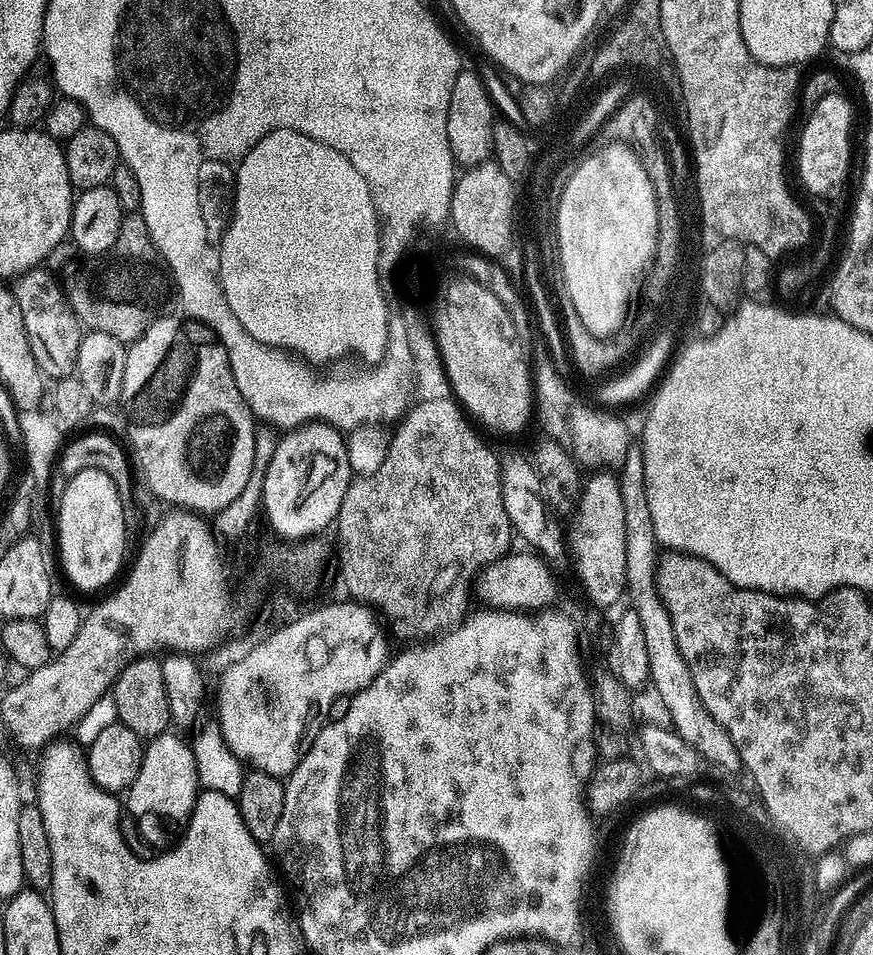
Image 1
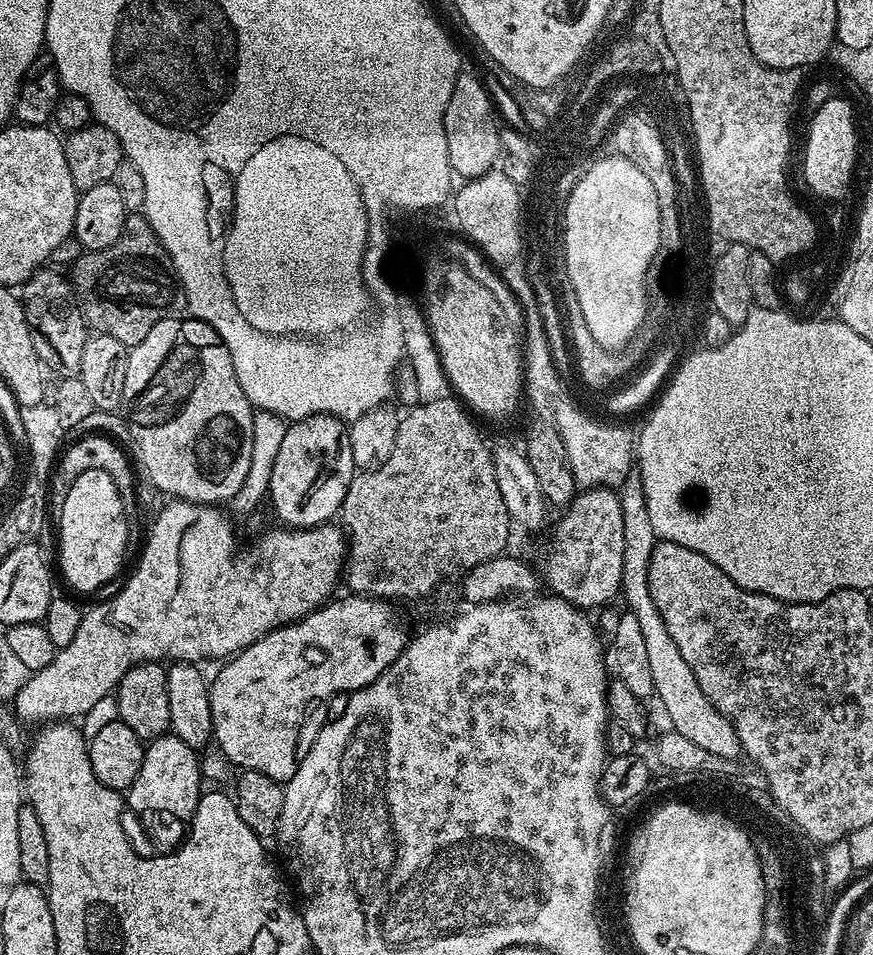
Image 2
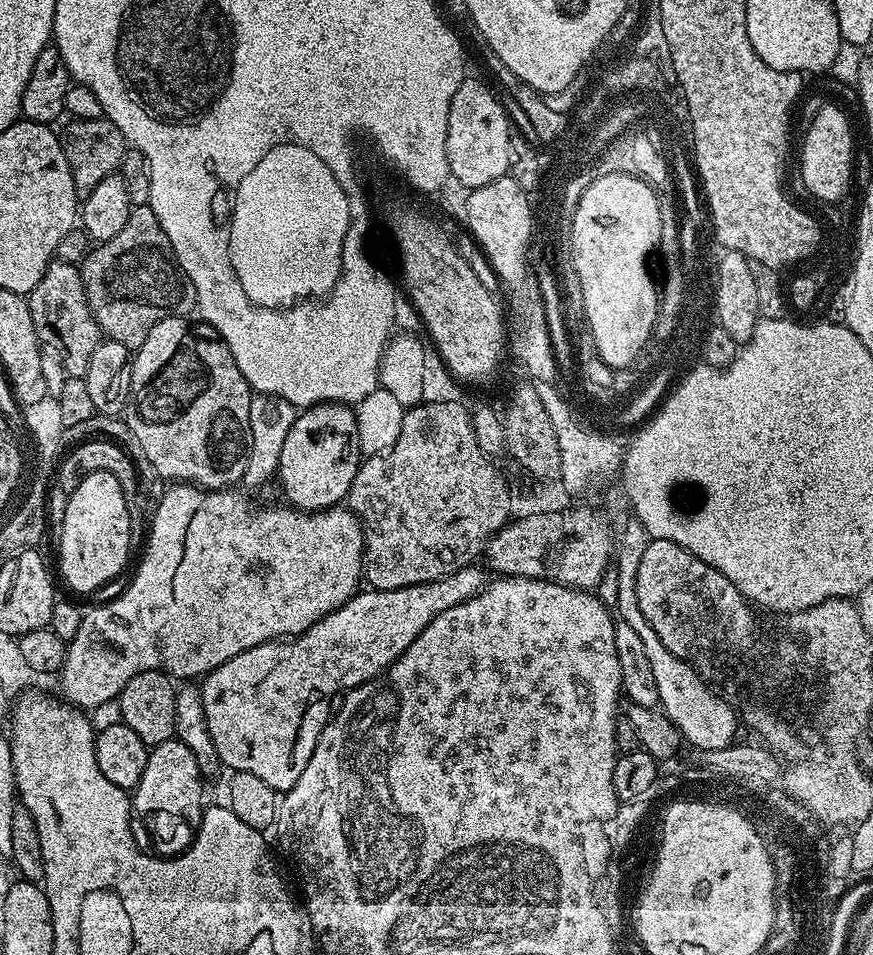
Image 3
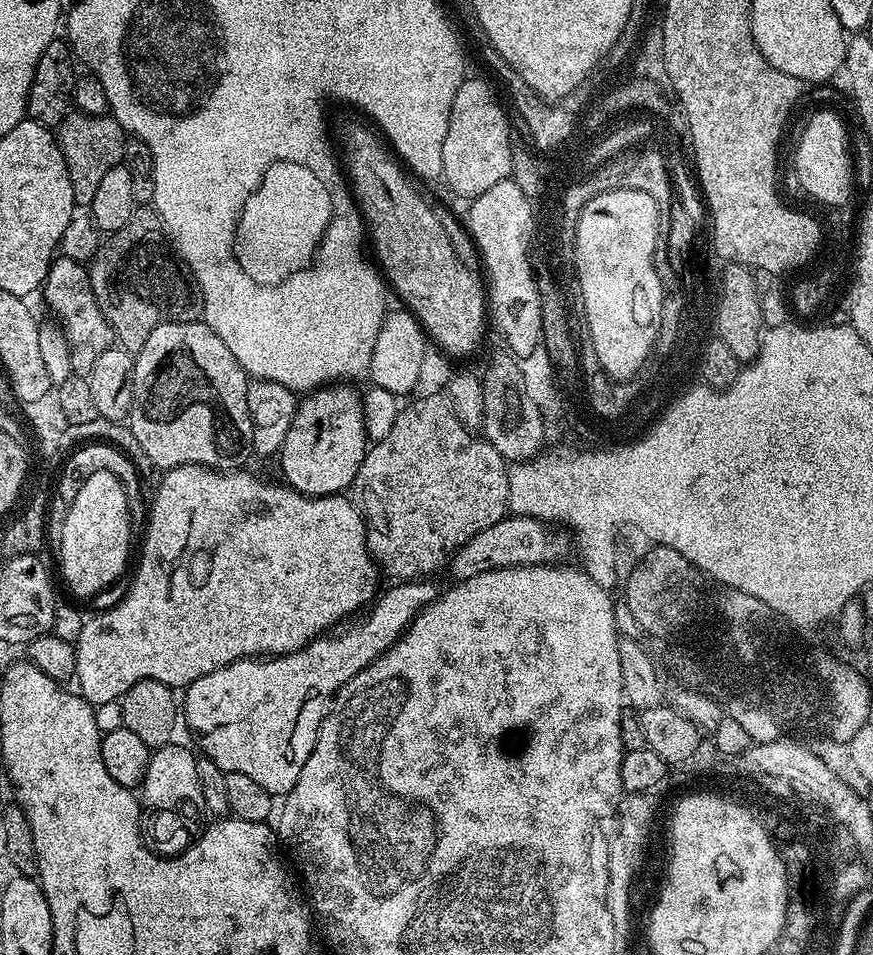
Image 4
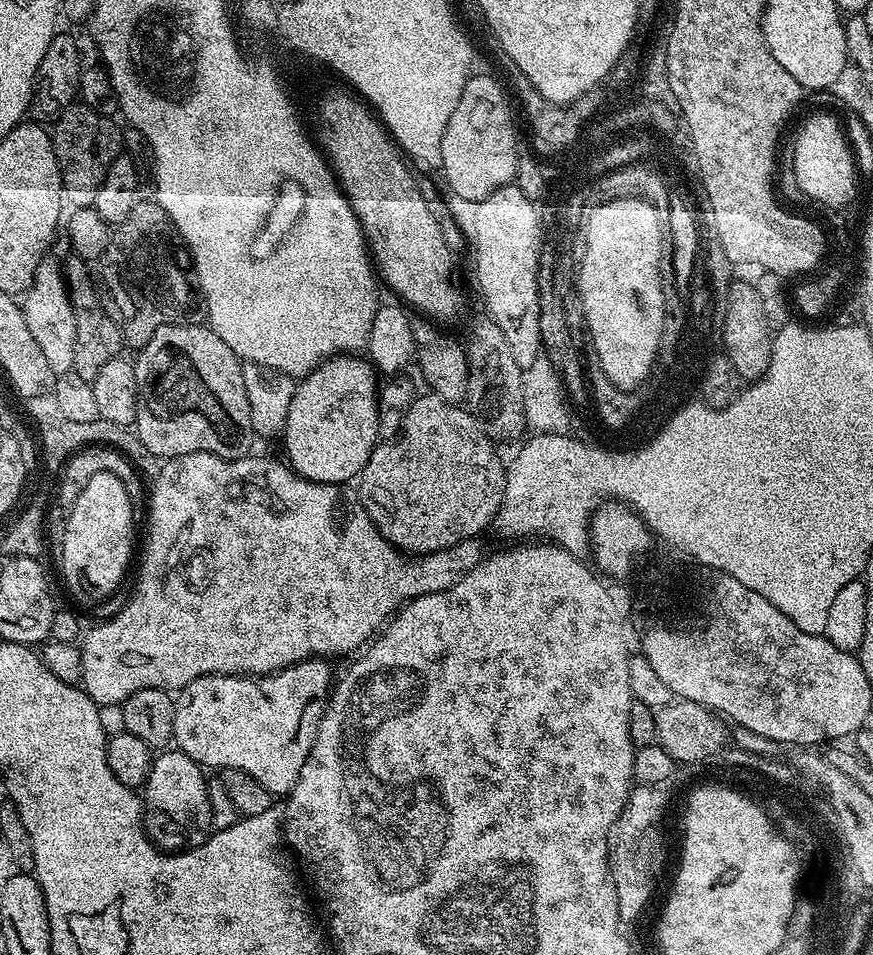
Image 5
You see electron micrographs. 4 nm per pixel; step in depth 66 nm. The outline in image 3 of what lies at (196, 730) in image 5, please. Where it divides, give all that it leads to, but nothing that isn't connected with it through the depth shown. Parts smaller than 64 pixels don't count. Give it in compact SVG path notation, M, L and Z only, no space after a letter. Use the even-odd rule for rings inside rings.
M464 566L454 572L449 571L438 580L420 581L419 584L411 584L405 588L385 588L383 590L361 590L346 601L342 607L335 608L330 614L326 614L319 622L310 630L306 630L295 638L289 639L287 642L273 642L270 644L259 644L250 650L246 650L242 654L238 654L234 658L230 658L230 662L222 662L222 666L218 666L213 672L203 677L200 688L200 712L204 715L204 728L208 731L210 746L216 751L216 757L220 759L221 765L225 769L232 772L245 772L246 774L255 774L256 777L262 778L262 782L266 782L266 786L270 786L278 794L283 794L291 790L294 782L298 782L302 770L306 766L306 762L310 762L310 754L314 754L314 746L318 742L318 738L322 734L324 725L330 719L330 708L328 712L328 699L335 694L339 688L343 690L351 690L360 684L365 684L380 675L388 665L396 660L396 657L402 655L410 646L410 642L414 642L414 638L420 633L428 623L438 614L445 612L450 606L455 604L463 604L470 597L476 596L477 593L484 588L488 581L487 571L481 566Z

